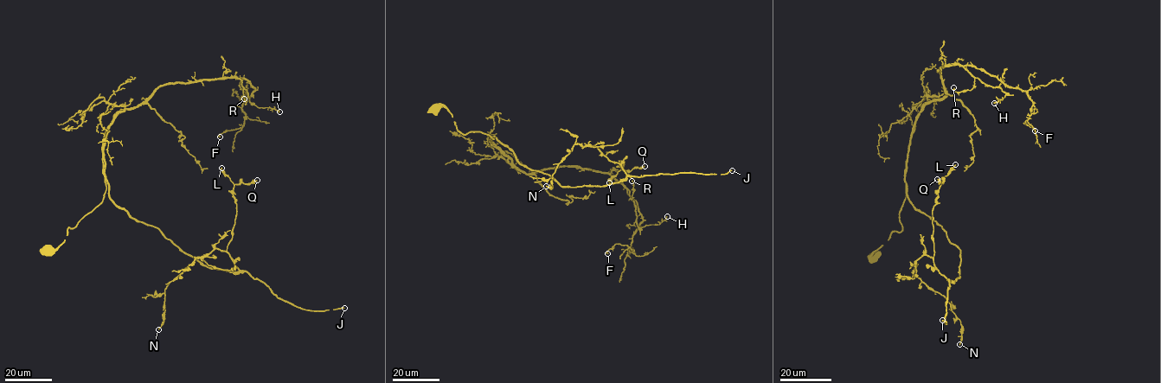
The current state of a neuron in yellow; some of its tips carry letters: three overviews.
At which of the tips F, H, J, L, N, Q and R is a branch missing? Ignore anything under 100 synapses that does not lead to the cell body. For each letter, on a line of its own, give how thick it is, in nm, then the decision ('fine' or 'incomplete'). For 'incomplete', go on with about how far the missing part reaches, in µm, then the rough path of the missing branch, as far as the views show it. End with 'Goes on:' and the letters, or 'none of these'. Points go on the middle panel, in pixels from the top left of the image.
F: 200 nm thick; fine
H: 200 nm thick; fine
J: 180 nm thick; incomplete; about 130 µm are missing
L: 170 nm thick; fine
N: 150 nm thick; fine
Q: 240 nm thick; fine
R: 110 nm thick; fine
Goes on: J

